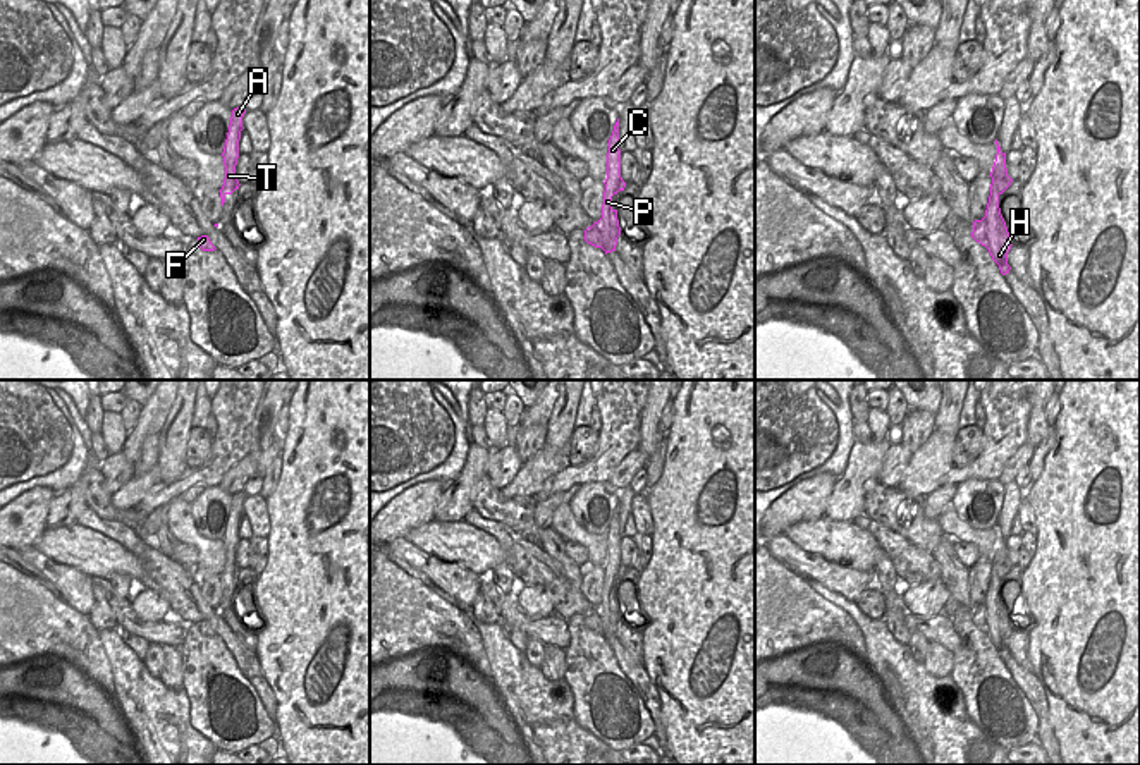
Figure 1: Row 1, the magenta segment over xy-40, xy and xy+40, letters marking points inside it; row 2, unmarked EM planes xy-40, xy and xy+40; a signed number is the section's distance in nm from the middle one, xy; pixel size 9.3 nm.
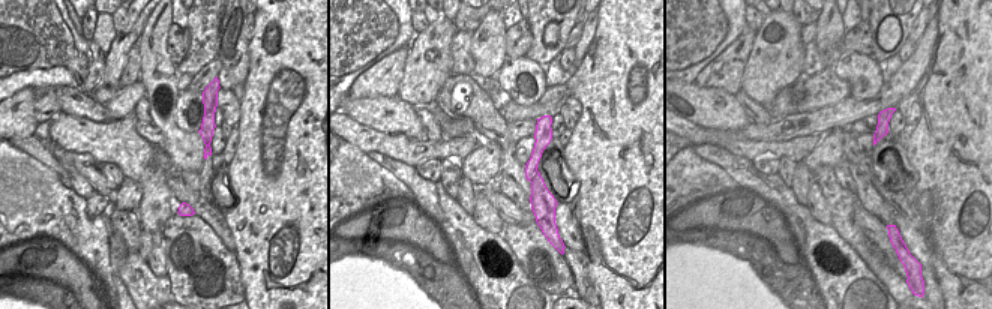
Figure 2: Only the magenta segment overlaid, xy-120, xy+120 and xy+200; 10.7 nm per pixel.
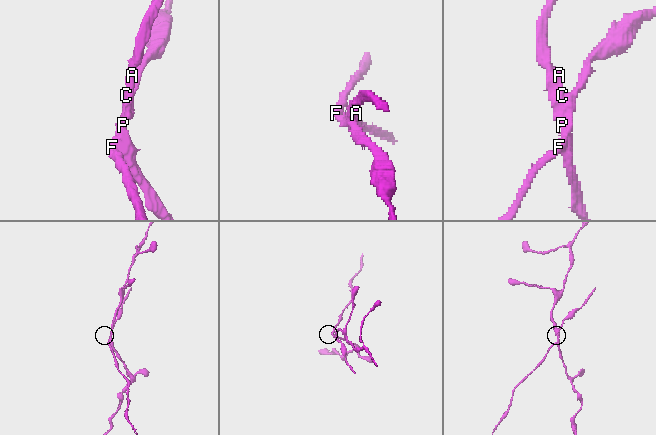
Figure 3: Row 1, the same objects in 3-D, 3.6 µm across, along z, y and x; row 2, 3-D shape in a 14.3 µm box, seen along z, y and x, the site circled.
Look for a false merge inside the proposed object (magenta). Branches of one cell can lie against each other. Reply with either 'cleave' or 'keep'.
cleave

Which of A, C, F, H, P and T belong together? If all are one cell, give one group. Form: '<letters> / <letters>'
A C H P T / F

